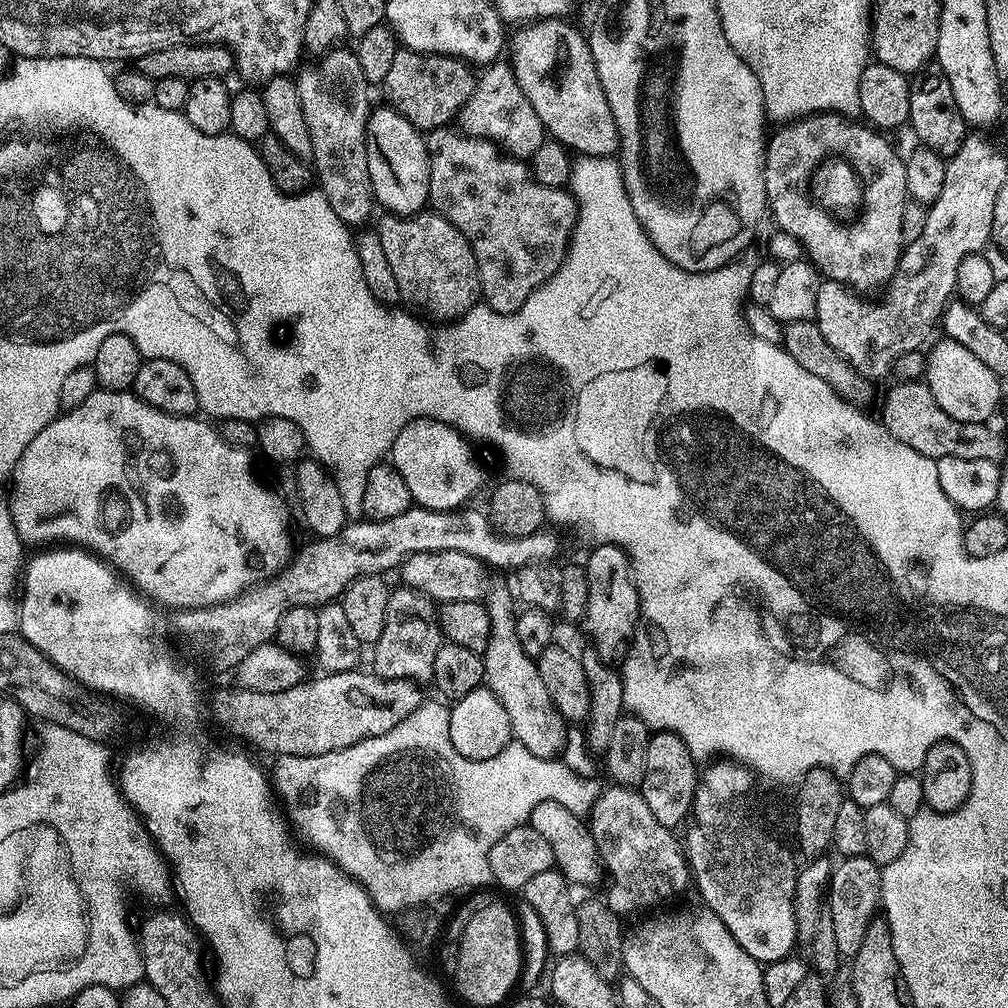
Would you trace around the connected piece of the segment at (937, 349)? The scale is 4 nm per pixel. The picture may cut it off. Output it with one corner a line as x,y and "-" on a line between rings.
942,338
934,344
926,352
923,379
930,394
934,394
938,406
942,406
942,410
946,410
950,418
958,418
958,422
982,424
991,421
991,416
1000,404
1001,377
996,376
990,366
985,366
981,360
974,358
974,354
970,354
970,350
962,346
962,342

